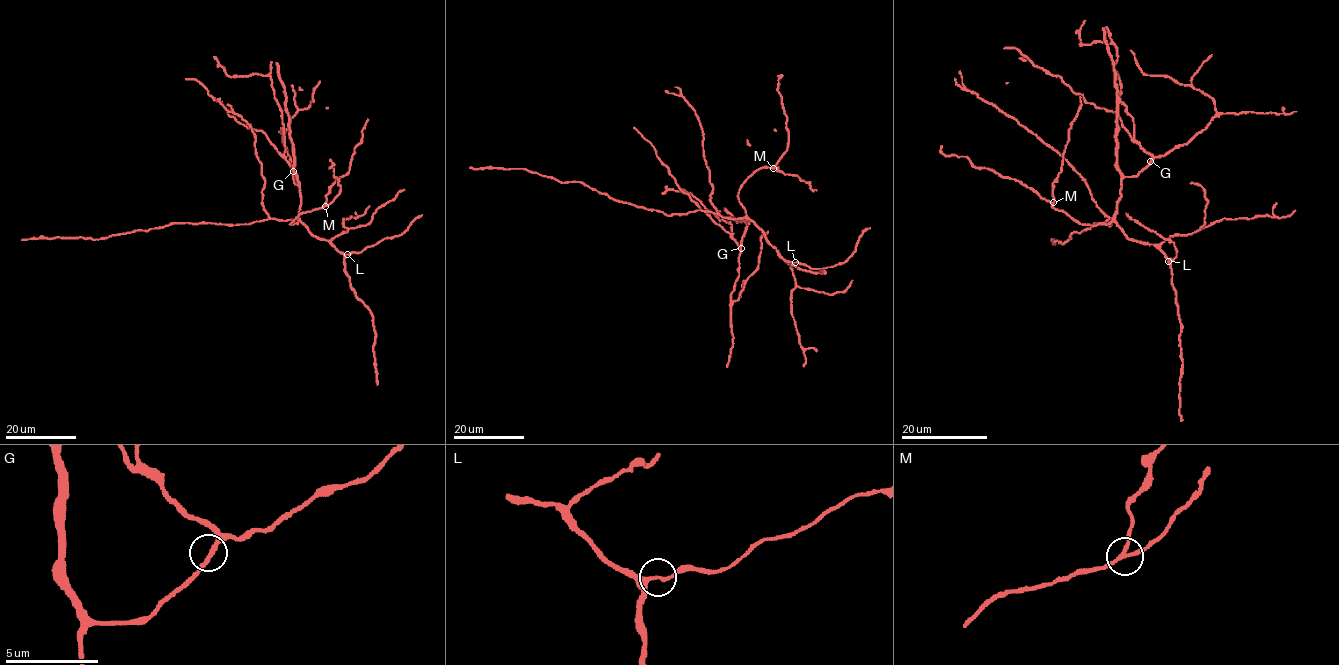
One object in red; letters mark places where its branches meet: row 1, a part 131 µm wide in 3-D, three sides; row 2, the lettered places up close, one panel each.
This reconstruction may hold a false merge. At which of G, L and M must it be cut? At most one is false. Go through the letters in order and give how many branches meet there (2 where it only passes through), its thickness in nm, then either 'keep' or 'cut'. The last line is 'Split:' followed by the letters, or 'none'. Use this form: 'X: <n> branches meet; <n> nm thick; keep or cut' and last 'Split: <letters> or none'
G: 3 branches meet; 190 nm thick; keep
L: 3 branches meet; 200 nm thick; keep
M: 3 branches meet; 190 nm thick; keep
Split: none

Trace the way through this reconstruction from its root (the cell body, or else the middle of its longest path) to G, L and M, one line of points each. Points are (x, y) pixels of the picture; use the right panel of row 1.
G: (1114, 219), (1122, 180), (1135, 177), (1150, 161)
L: (1114, 219), (1129, 239), (1156, 245), (1169, 261)
M: (1114, 219), (1108, 224), (1079, 224), (1056, 210), (1053, 202)

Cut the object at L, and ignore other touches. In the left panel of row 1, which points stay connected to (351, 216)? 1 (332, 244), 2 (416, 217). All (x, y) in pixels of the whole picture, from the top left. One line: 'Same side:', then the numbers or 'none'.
Same side: 1

